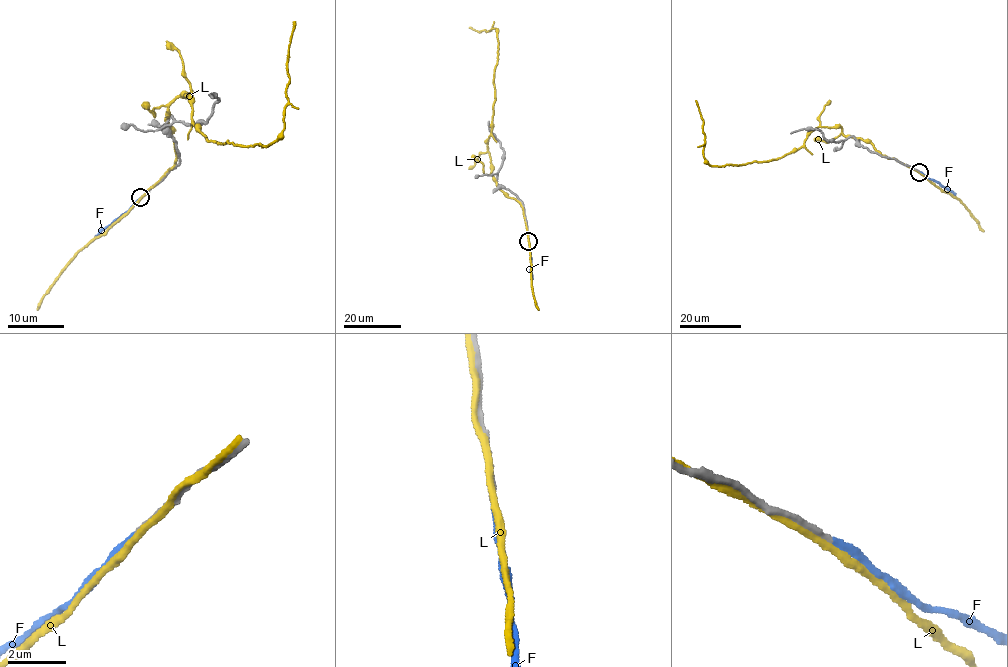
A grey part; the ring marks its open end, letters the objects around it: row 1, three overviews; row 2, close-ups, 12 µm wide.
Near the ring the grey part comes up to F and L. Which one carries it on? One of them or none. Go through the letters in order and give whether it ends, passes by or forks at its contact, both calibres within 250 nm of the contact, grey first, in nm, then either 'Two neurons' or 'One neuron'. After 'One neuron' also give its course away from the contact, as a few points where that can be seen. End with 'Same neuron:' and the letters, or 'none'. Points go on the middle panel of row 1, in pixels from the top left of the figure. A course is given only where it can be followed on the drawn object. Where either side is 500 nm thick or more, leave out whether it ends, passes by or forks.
F: It ends there. Thickness 200 nm (grey) against 220 nm. One neuron. Its course: (528, 240), (532, 279)
L: It passes by. Thickness 200 nm (grey) against 240 nm. Two neurons
Same neuron: F

